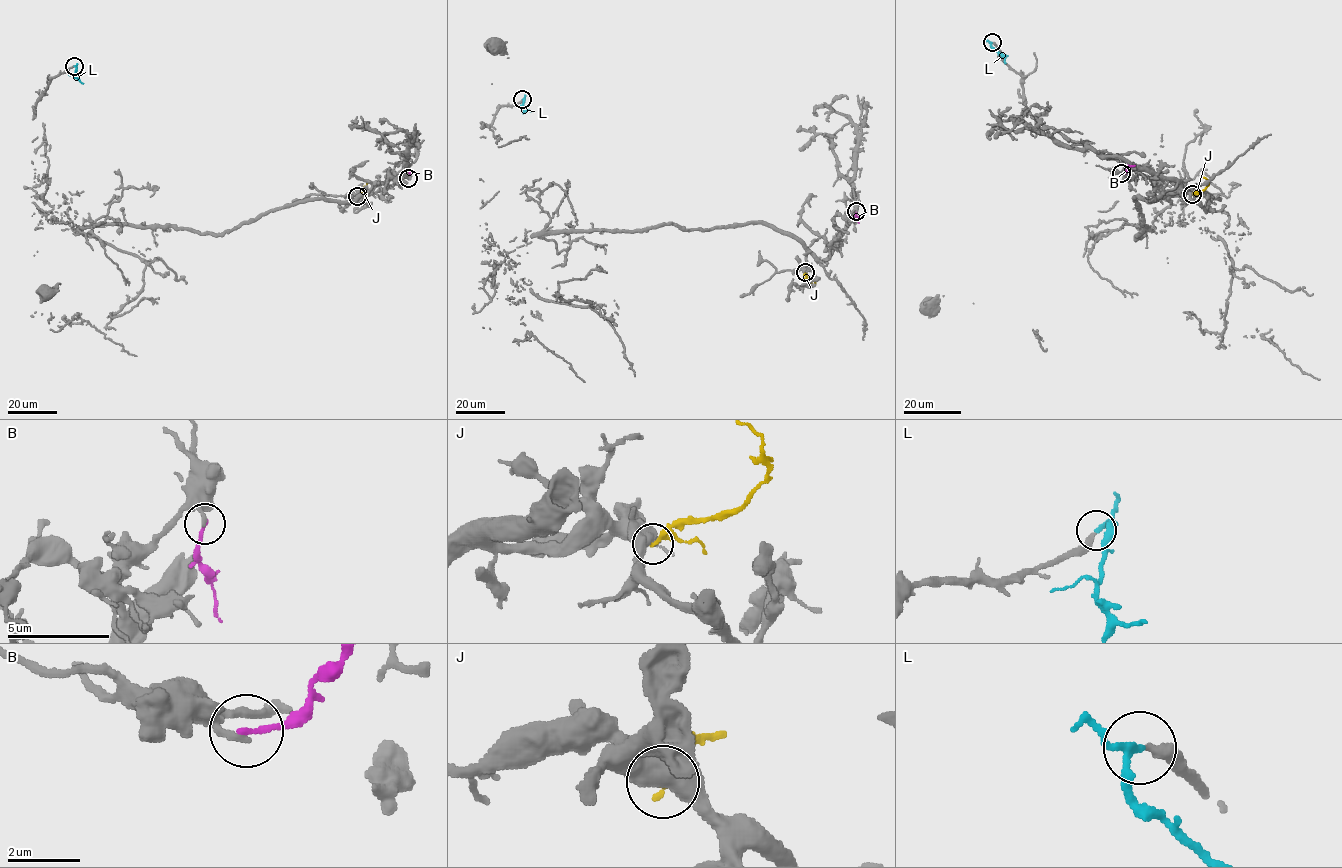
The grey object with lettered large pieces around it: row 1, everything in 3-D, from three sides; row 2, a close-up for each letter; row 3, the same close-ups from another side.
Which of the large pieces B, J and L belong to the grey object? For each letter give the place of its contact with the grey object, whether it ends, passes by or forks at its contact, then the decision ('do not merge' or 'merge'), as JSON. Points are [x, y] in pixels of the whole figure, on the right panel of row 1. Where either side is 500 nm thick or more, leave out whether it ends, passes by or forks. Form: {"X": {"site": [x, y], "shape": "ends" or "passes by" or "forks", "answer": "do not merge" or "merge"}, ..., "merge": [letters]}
{"B": {"site": [1121, 173], "shape": "ends", "answer": "do not merge"}, "J": {"site": [1192, 194], "answer": "do not merge"}, "L": {"site": [992, 42], "shape": "passes by", "answer": "merge"}, "merge": ["L"]}

